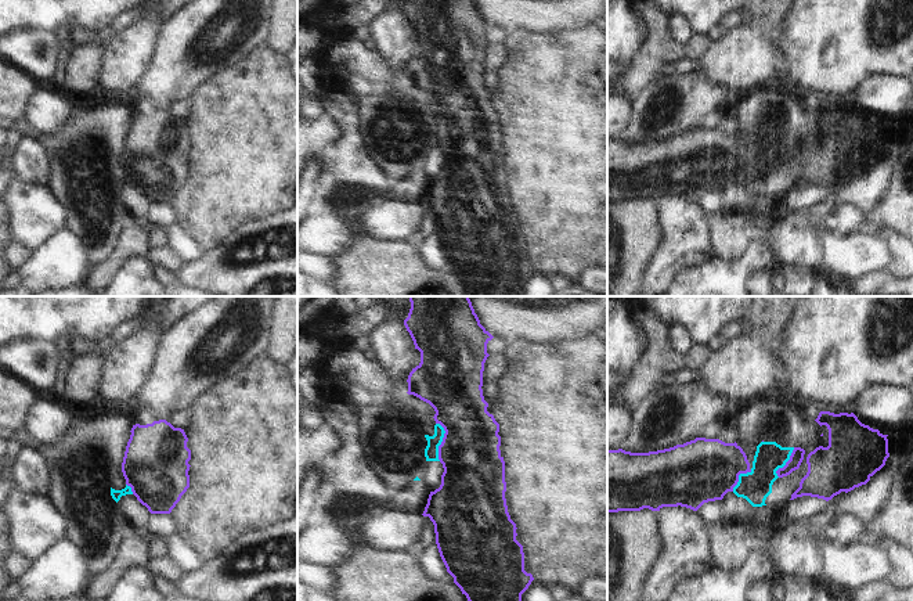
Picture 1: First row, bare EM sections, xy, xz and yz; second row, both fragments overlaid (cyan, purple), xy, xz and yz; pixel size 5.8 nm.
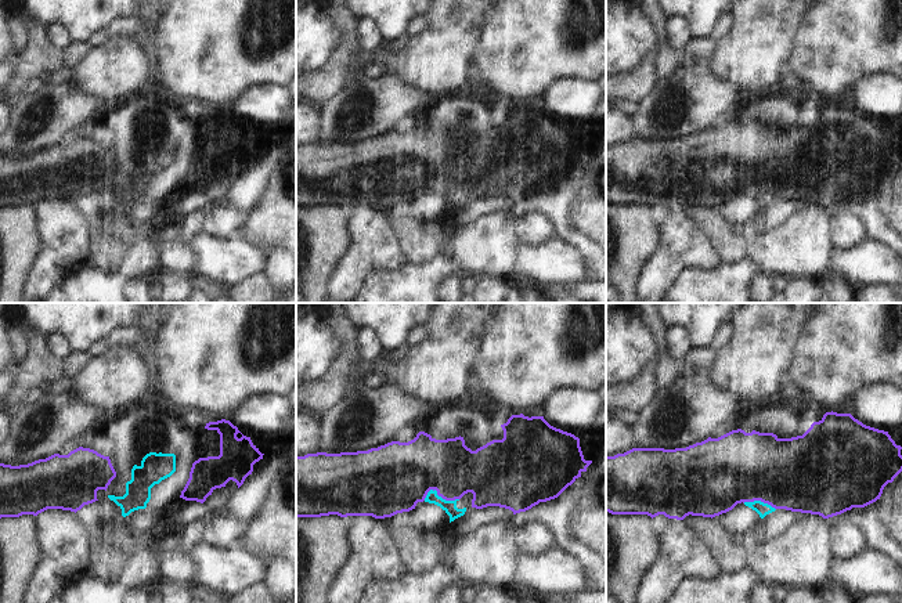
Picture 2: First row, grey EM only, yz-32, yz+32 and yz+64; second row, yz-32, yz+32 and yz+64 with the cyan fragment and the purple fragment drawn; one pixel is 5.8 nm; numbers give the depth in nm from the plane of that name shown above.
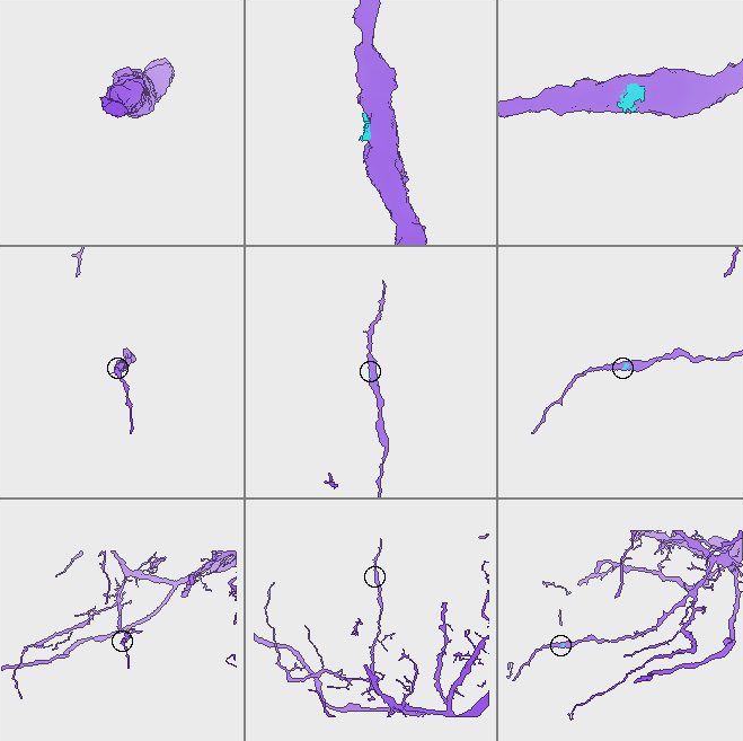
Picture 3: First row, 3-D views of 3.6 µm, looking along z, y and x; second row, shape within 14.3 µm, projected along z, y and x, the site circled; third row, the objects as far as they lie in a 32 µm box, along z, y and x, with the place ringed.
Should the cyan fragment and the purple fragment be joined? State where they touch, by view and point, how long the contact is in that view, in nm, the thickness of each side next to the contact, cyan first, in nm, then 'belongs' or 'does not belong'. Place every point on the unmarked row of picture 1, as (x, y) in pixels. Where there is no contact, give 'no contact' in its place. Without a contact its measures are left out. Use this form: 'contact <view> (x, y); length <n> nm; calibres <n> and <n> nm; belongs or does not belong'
contact xz (441, 130); length 220 nm; calibres 80 and 360 nm; belongs

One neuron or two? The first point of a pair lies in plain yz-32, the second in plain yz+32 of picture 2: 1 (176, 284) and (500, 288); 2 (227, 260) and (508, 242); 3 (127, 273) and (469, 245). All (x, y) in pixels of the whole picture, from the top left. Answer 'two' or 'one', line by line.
1: one
2: two
3: two

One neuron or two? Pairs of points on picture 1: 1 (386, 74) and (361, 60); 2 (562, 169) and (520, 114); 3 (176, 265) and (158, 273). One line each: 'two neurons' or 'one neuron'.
1: one neuron
2: one neuron
3: two neurons

